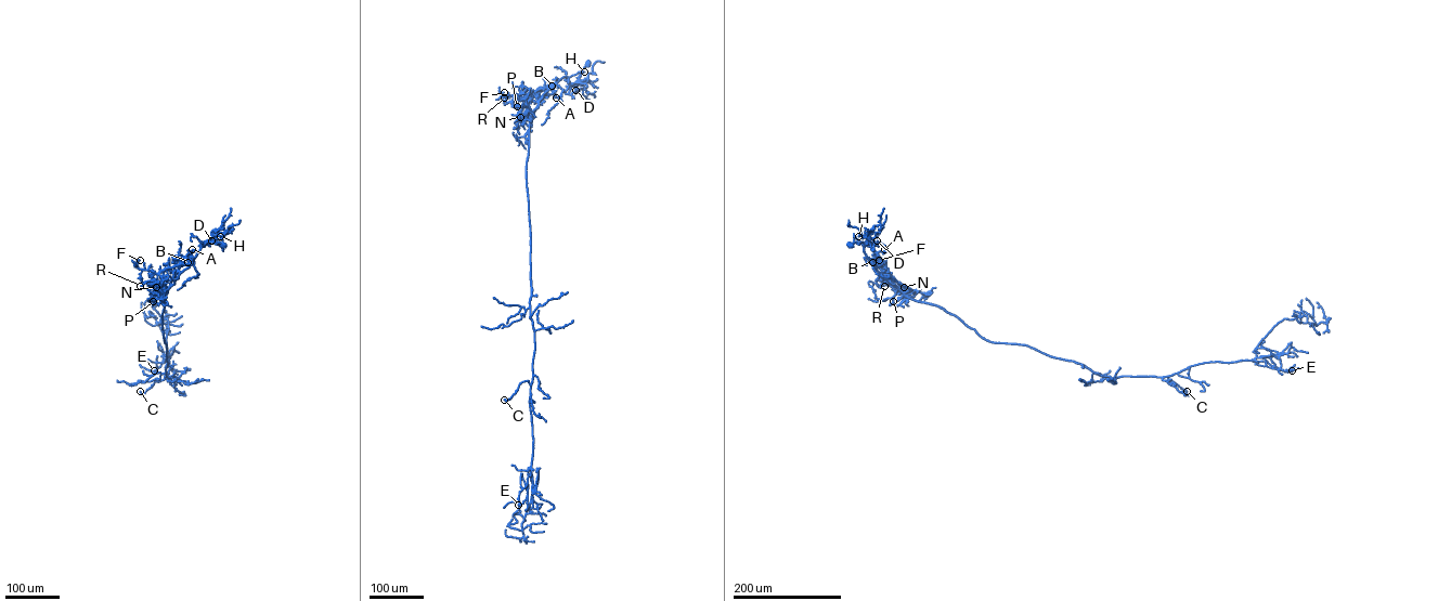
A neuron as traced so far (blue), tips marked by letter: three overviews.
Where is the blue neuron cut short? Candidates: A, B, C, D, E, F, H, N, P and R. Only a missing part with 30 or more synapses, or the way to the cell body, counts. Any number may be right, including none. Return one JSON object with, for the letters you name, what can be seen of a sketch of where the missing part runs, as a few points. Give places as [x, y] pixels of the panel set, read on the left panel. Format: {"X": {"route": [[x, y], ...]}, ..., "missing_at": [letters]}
{"missing_at": ["H"]}

